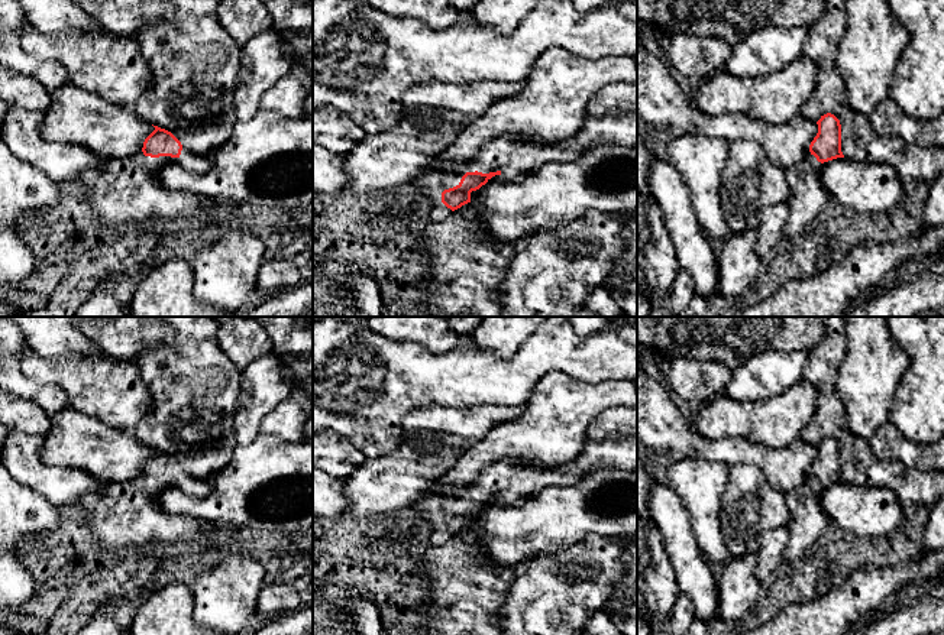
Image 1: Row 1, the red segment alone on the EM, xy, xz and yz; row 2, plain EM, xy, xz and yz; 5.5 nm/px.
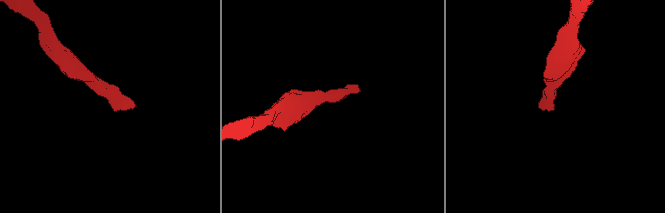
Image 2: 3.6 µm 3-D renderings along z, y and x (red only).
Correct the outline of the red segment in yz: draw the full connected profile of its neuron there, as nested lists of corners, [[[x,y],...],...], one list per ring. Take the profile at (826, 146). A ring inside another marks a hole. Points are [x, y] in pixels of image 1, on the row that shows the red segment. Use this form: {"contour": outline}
{"contour": [[[827,113],[817,122],[818,133],[809,145],[809,155],[801,162],[786,168],[789,185],[789,218],[783,229],[785,237],[805,231],[833,200],[824,188],[822,163],[844,158],[841,152],[840,120]]]}

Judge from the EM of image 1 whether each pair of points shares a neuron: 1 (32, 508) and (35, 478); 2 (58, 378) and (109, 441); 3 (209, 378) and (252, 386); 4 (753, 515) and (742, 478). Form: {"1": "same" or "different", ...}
{"1": "different", "2": "different", "3": "different", "4": "same"}

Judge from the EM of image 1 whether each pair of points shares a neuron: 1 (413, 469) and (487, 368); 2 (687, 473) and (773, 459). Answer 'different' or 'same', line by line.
1: different
2: different

